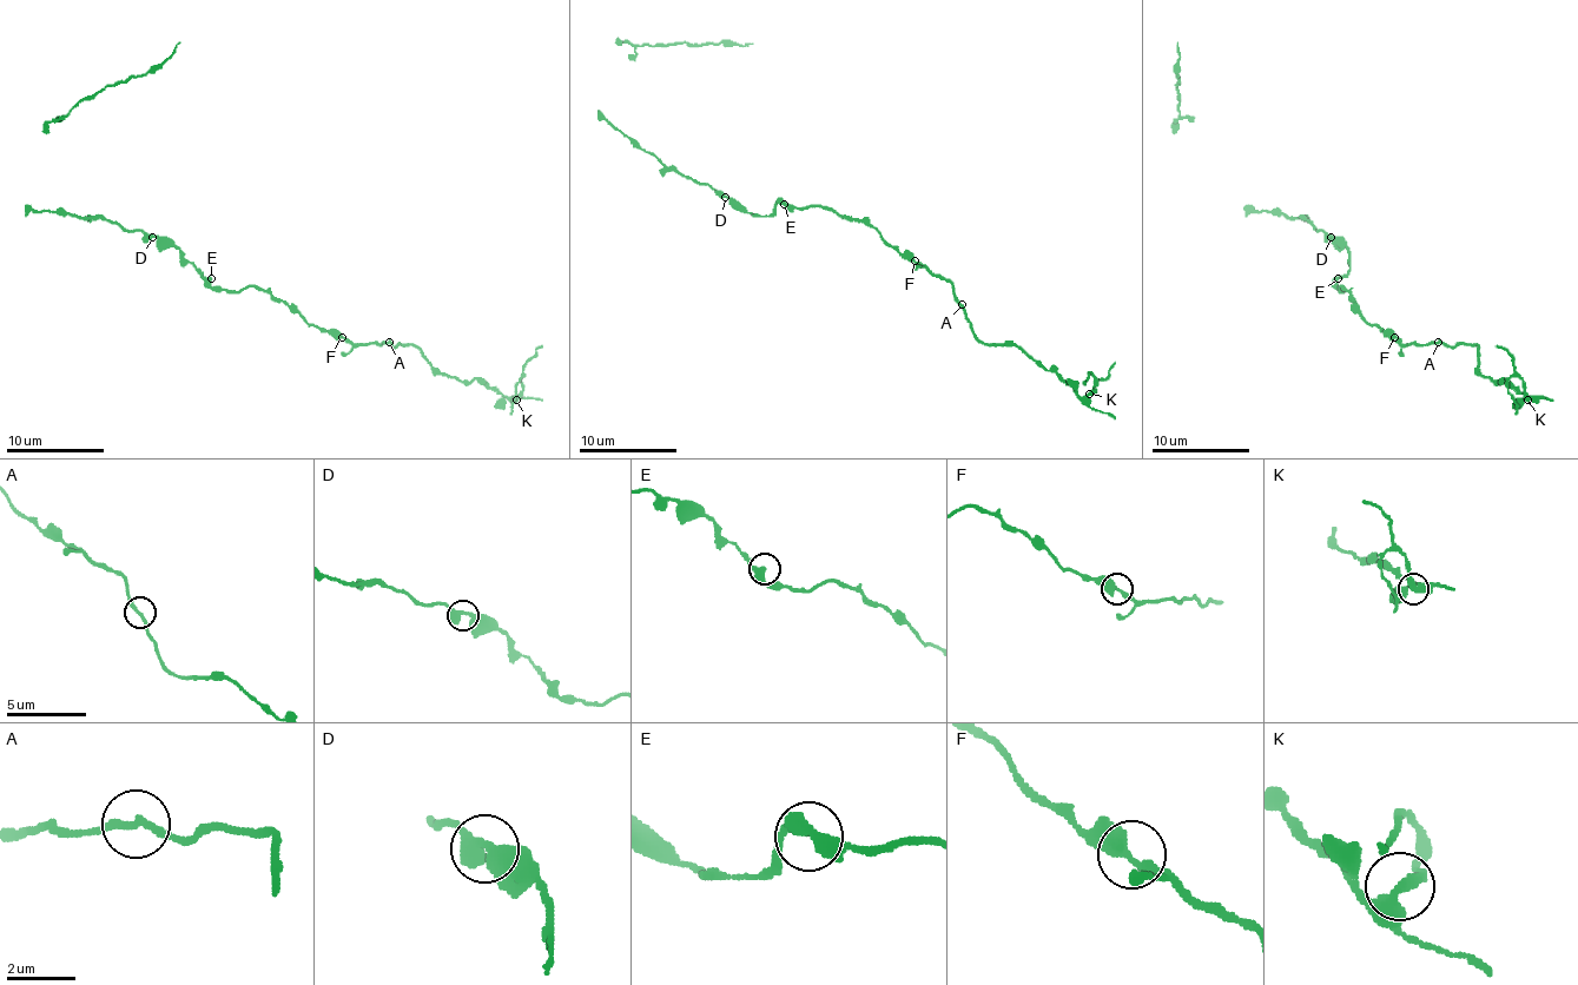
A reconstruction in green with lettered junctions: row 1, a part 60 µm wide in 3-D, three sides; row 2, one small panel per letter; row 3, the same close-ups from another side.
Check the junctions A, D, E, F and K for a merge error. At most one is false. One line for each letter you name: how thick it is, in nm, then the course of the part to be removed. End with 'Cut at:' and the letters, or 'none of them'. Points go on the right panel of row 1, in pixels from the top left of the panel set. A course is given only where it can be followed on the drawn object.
K: 320 nm | (1527, 400), (1523, 381), (1513, 376), (1509, 392), (1516, 415)
Cut at: K

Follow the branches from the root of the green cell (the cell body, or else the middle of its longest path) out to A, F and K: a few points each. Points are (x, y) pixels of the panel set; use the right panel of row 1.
A: (1338, 278), (1340, 291), (1344, 285), (1351, 293), (1362, 317), (1387, 330), (1401, 344), (1438, 342)
F: (1338, 278), (1340, 291), (1344, 285), (1351, 293), (1362, 317), (1394, 337)
K: (1338, 278), (1362, 317), (1401, 344), (1477, 344), (1477, 371), (1504, 378), (1527, 400)

